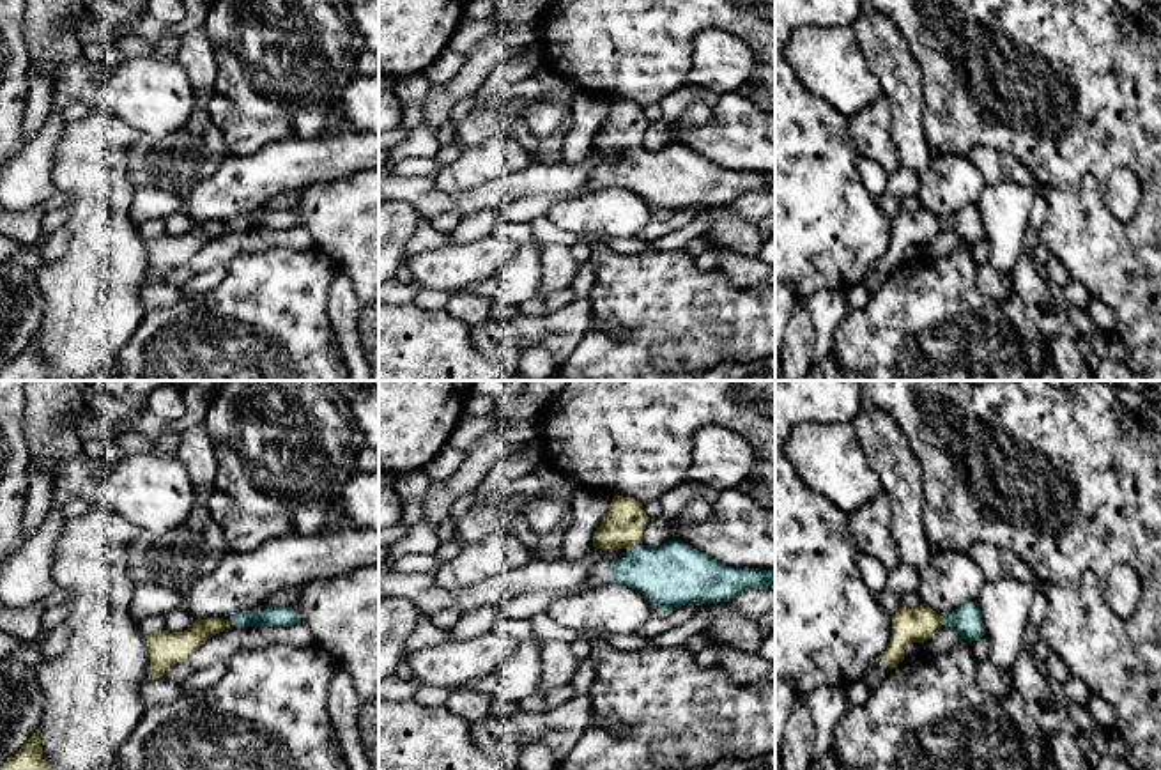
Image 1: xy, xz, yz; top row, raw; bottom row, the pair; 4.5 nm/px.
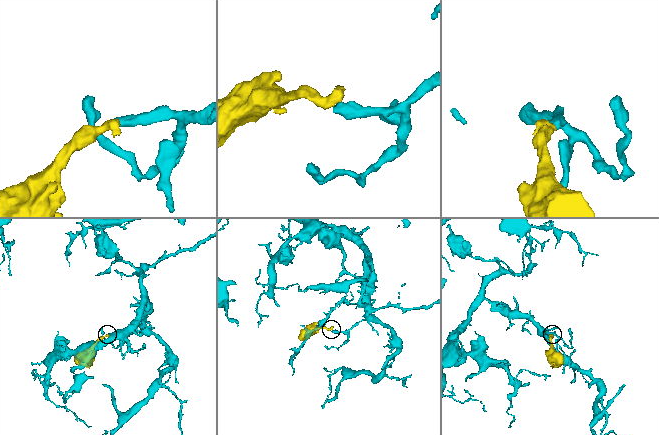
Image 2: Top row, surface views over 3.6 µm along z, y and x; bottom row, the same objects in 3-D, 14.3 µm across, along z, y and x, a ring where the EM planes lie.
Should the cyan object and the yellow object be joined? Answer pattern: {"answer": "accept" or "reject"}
{"answer": "accept"}

